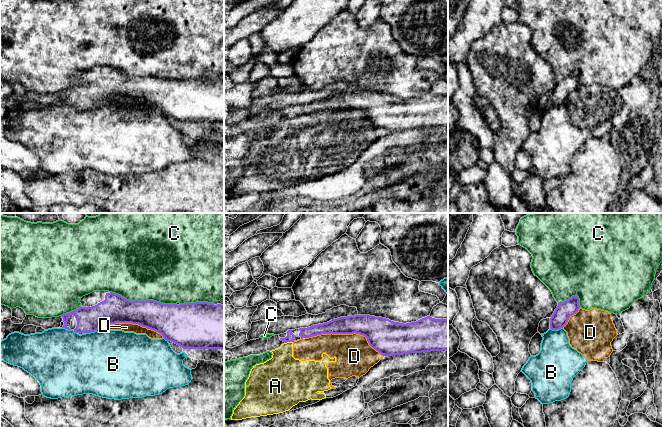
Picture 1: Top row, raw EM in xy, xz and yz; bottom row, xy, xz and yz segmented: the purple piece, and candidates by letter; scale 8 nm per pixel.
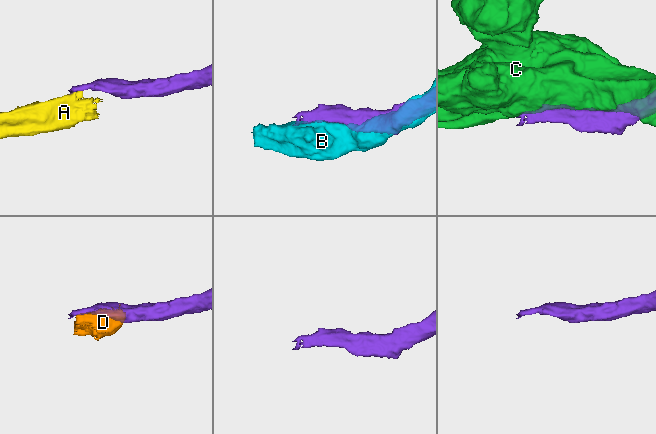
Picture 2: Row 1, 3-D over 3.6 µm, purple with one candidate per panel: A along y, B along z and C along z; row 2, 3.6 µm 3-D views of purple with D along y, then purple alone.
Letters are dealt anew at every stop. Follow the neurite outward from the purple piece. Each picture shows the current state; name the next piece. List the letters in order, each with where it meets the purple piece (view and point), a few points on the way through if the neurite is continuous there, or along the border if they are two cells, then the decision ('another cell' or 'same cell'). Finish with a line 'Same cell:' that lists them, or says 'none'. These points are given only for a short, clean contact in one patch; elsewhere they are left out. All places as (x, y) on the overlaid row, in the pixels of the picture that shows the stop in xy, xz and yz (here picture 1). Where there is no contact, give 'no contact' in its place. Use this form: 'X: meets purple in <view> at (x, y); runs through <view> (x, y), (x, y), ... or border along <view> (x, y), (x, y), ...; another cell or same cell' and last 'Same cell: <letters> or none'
A: meets purple in xz at (288, 341); border along xz (292, 341), (285, 343); another cell
B: meets purple in yz at (556, 329); another cell
C: meets purple in xy at (143, 301); another cell
D: meets purple in xz at (346, 333); another cell
Same cell: none

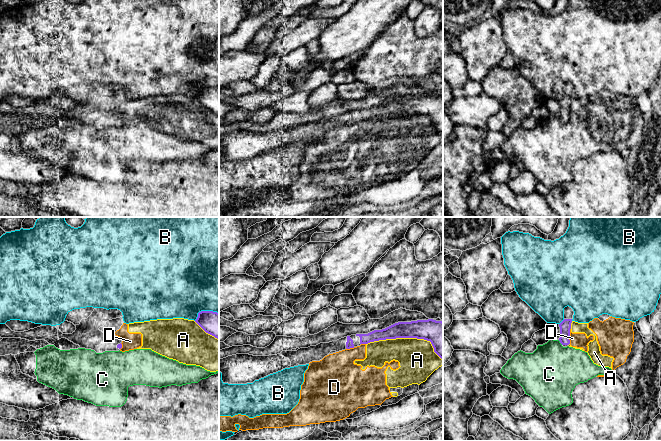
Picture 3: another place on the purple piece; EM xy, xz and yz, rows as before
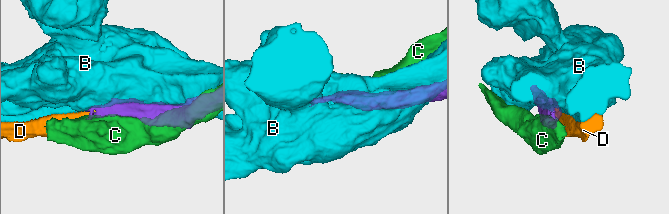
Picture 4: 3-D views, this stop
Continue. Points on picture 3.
A: meets purple in xz at (407, 337); another cell
B: meets purple in xy at (204, 311); another cell
C: meets purple in yz at (560, 342); another cell
D: meets purple in yz at (569, 336); border along yz (570, 328), (569, 343); another cell
Same cell: none

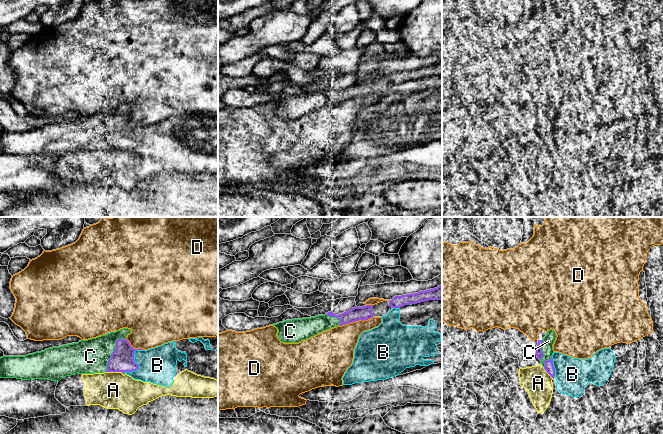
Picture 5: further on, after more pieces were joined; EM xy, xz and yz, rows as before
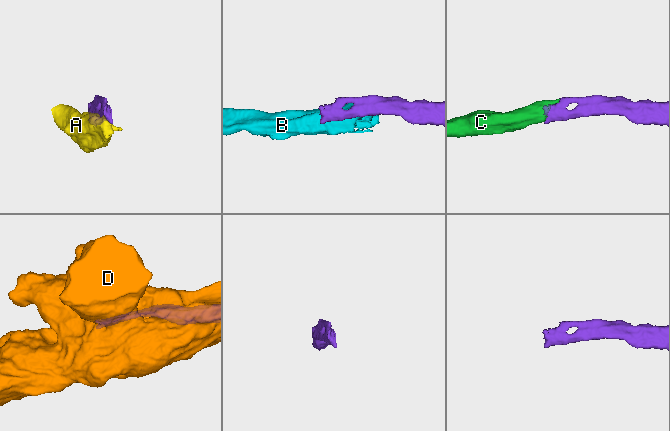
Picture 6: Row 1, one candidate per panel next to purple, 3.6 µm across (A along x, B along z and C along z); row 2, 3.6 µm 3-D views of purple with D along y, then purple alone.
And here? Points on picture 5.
A: meets purple in xy at (114, 371); another cell
B: meets purple in xy at (134, 362); another cell
C: meets purple in xy at (114, 351); same cell
D: meets purple in xz at (356, 320); another cell
Same cell: C

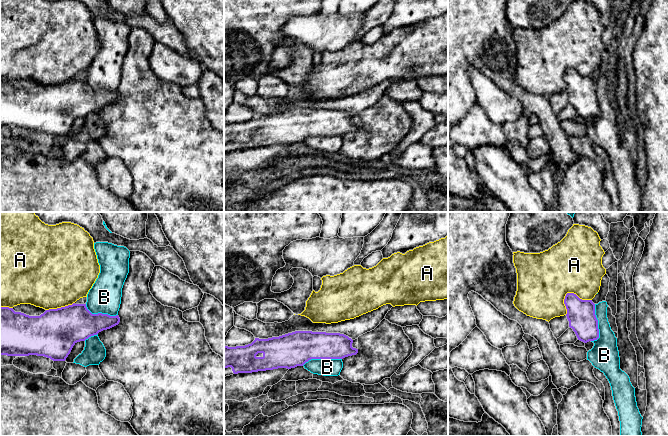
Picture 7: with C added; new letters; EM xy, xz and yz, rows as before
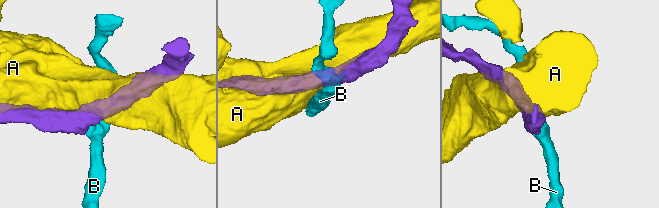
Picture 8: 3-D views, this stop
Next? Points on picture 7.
A: meets purple in yz at (568, 293); another cell
B: meets purple in yz at (597, 324); another cell
Same cell: none

